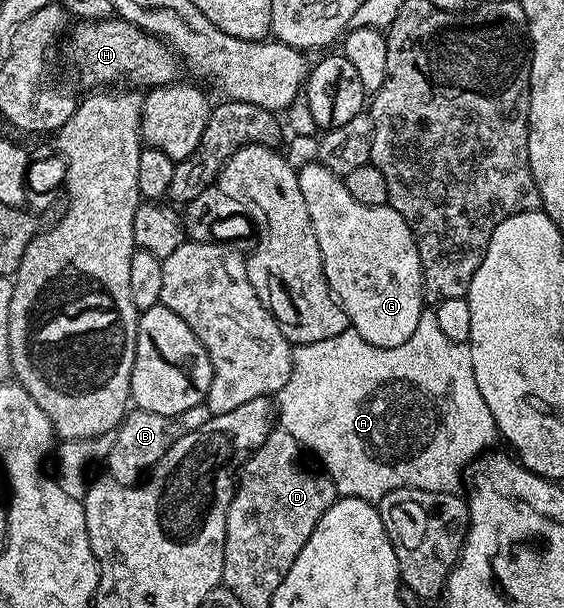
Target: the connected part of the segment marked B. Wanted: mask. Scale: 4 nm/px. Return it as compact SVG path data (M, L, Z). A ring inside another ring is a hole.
M207 403L194 406L190 410L182 410L182 414L177 416L150 414L139 410L129 411L114 433L116 441L106 459L107 475L122 485L135 485L145 473L156 467L156 463L164 457L166 450L170 450L170 446L174 446L178 437L193 432L198 426L204 426L211 416L213 414Z

